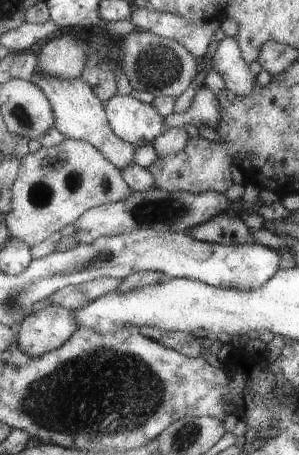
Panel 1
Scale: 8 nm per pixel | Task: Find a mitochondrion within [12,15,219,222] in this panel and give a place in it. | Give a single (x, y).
(158, 67)

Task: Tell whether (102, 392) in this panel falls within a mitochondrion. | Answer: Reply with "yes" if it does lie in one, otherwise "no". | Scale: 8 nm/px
yes

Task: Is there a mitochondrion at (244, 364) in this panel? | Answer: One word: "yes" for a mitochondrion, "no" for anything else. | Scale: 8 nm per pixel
no

